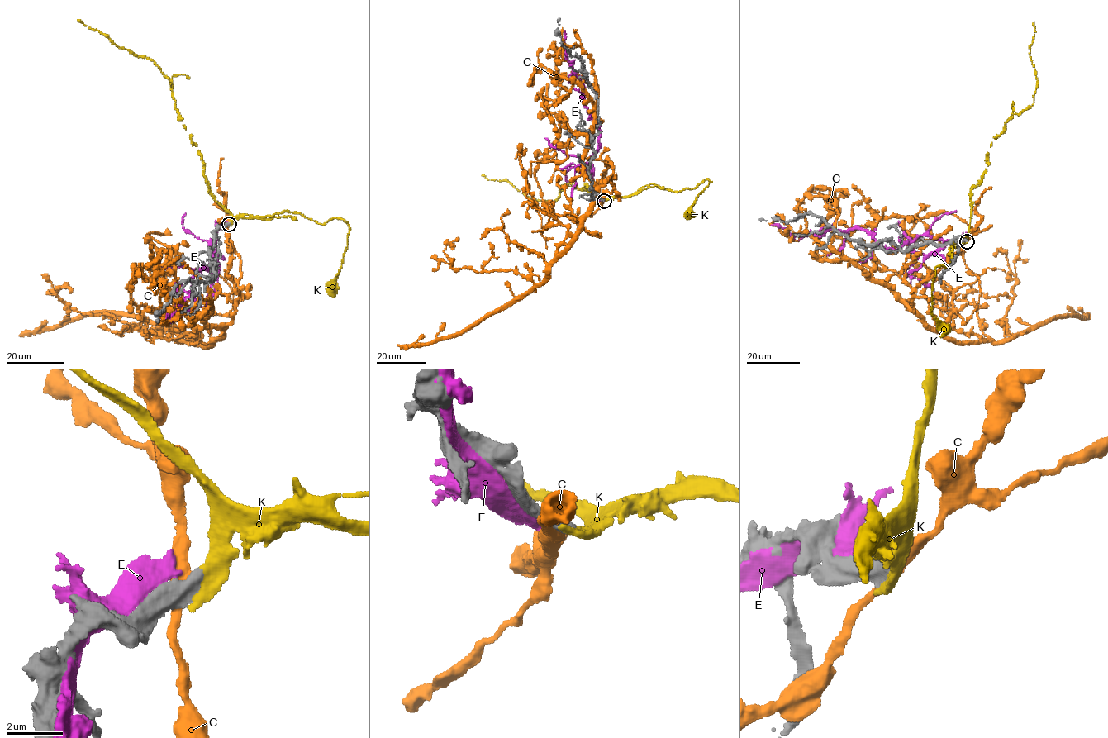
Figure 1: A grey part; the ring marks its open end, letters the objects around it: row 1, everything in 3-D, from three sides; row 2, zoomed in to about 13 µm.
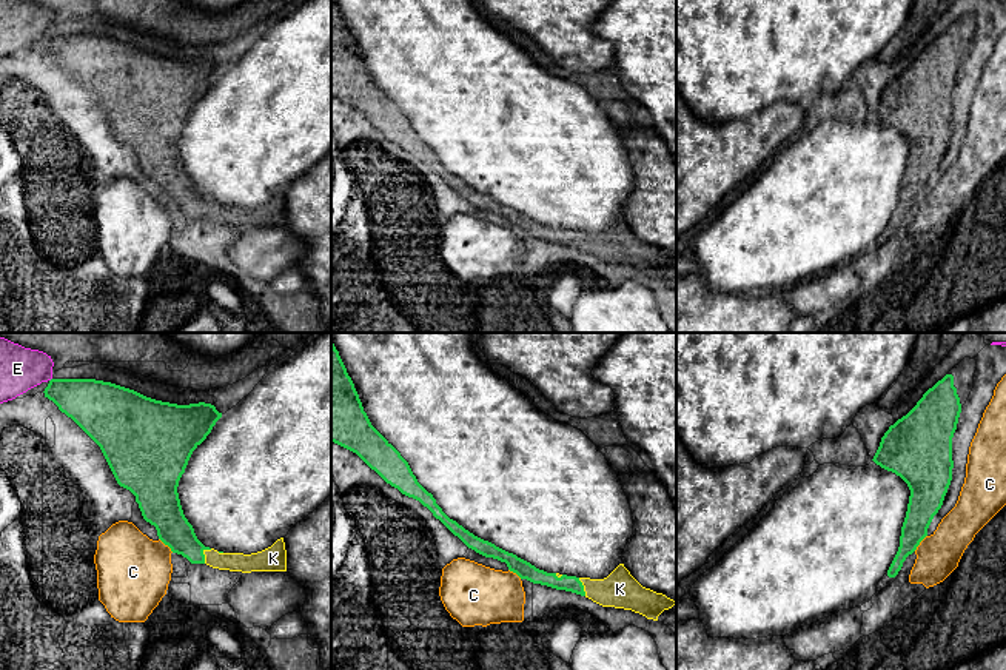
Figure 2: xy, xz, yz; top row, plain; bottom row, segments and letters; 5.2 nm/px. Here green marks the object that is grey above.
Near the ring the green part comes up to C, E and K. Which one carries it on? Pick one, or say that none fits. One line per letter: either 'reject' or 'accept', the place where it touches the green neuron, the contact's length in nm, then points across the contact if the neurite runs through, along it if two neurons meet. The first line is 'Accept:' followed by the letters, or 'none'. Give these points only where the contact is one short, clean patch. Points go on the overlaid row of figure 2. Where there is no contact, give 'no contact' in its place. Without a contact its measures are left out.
Accept: K
C: reject | xy (167, 544) | 110 nm | along xy (159, 538), (173, 552)
E: reject | no contact
K: accept | xy (202, 553) | 90 nm

